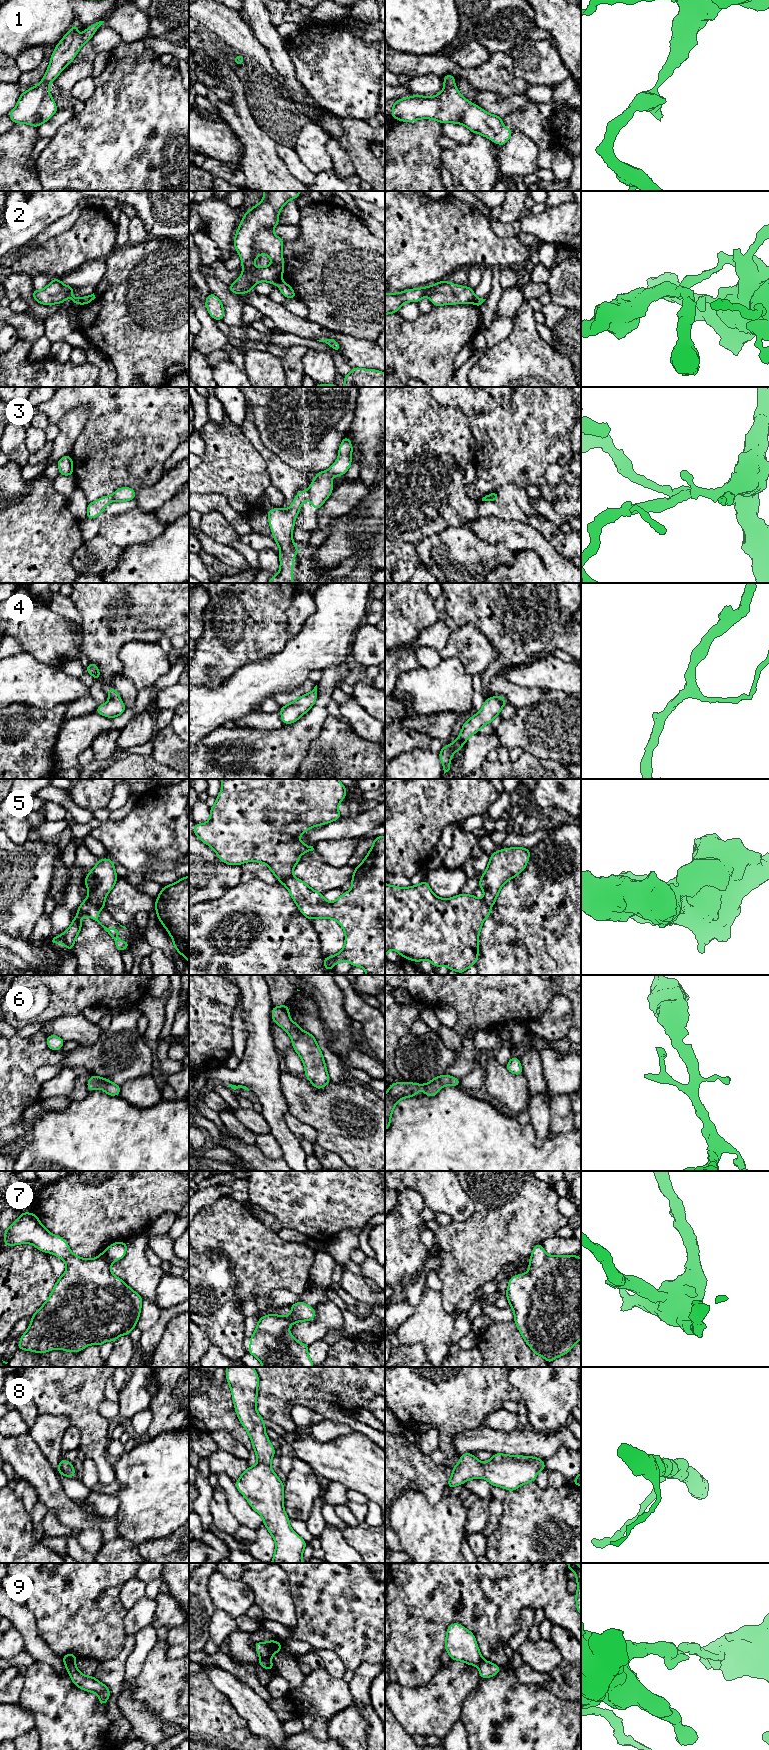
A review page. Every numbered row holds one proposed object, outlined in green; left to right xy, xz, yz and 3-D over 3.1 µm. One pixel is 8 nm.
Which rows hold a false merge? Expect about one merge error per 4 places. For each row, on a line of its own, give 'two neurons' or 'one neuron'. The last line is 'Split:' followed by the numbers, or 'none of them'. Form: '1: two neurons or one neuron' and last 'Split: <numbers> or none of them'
1: one neuron
2: two neurons
3: two neurons
4: one neuron
5: two neurons
6: one neuron
7: one neuron
8: one neuron
9: two neurons
Split: 2, 3, 5, 9

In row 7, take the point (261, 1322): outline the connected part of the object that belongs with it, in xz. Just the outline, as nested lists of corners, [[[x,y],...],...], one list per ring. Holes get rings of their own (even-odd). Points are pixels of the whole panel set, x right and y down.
[[[300,1301],[291,1305],[288,1316],[267,1314],[257,1322],[247,1352],[256,1357],[262,1367],[313,1367],[308,1356],[309,1345],[298,1342],[288,1331],[297,1322],[315,1320],[315,1309]]]

